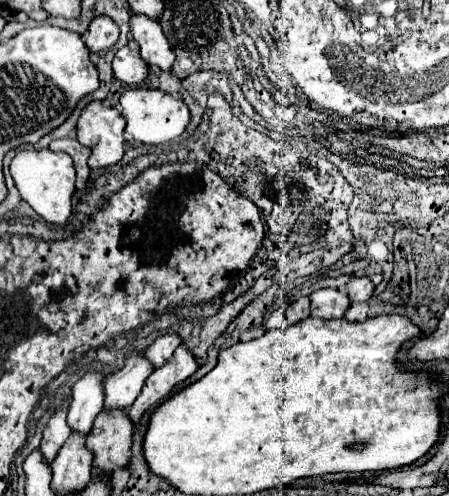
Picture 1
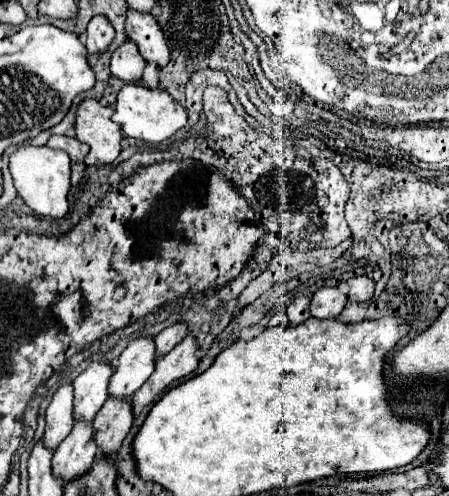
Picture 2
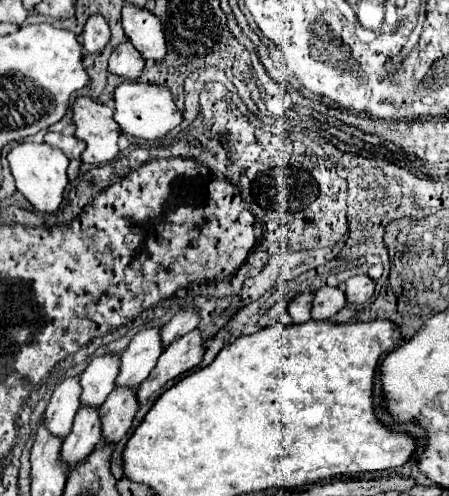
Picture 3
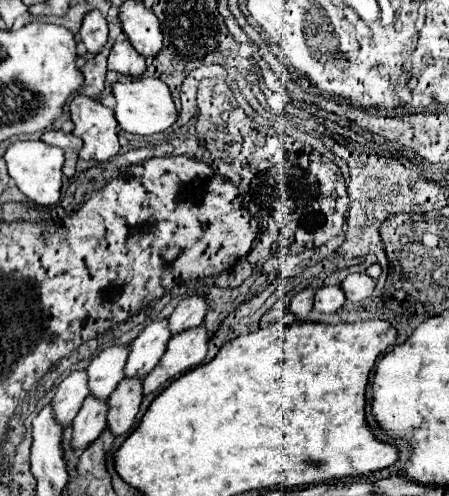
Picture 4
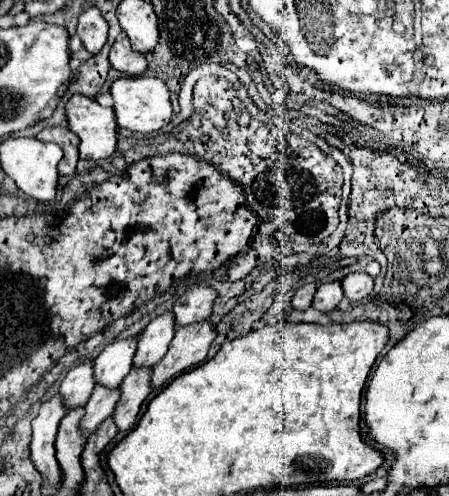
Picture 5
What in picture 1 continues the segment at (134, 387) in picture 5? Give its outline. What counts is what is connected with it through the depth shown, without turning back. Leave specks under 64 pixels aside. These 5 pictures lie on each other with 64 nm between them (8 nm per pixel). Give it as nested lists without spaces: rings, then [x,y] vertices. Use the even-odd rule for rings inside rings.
[[[102,410],[96,416],[92,432],[88,434],[88,448],[94,452],[94,476],[108,476],[116,468],[124,468],[132,444],[132,420],[126,410]]]

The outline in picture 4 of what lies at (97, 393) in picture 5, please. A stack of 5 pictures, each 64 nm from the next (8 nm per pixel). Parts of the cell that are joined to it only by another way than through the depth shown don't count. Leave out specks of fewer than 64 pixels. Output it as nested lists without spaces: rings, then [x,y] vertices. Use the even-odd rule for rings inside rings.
[[[88,396],[84,400],[84,406],[74,418],[74,438],[72,446],[80,454],[92,440],[96,440],[102,430],[106,428],[106,414],[108,414],[108,402],[96,400],[96,396]]]

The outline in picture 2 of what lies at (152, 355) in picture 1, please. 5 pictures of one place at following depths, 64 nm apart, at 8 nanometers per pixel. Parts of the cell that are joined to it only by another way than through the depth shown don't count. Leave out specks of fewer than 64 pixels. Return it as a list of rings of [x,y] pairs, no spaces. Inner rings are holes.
[[[176,322],[168,328],[164,328],[154,340],[156,340],[156,354],[164,356],[166,352],[170,352],[188,332],[188,324],[186,322]]]

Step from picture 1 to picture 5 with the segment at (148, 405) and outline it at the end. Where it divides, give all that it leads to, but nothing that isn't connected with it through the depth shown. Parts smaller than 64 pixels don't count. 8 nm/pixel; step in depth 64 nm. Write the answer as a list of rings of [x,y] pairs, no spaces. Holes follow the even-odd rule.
[[[210,320],[176,328],[176,336],[166,356],[152,370],[152,388],[158,388],[182,374],[184,370],[202,364],[214,338],[216,328],[210,324]]]

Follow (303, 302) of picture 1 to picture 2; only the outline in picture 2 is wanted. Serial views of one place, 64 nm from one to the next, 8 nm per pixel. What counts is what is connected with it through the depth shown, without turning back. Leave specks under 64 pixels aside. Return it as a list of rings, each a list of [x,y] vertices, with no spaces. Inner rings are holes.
[[[298,296],[288,306],[288,318],[290,318],[290,324],[292,326],[298,326],[298,324],[302,324],[302,322],[306,322],[310,318],[308,306],[310,306],[310,296]]]

